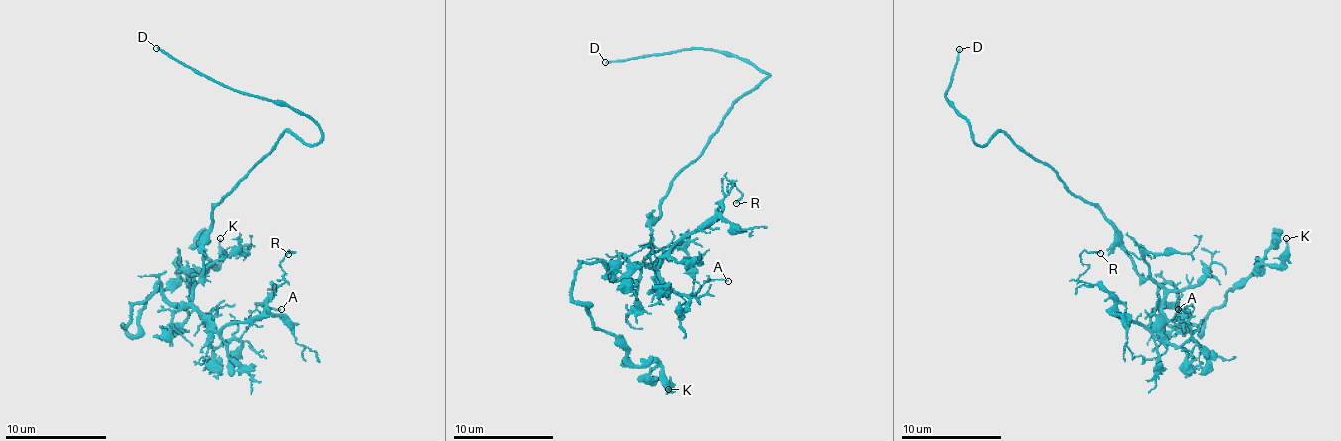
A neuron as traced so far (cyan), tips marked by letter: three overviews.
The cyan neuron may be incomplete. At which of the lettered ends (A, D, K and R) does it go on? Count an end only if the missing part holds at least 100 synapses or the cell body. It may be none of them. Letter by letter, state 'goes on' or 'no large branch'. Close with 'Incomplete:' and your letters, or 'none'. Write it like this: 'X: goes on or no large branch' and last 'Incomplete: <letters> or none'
A: no large branch
D: goes on
K: no large branch
R: no large branch
Incomplete: D

